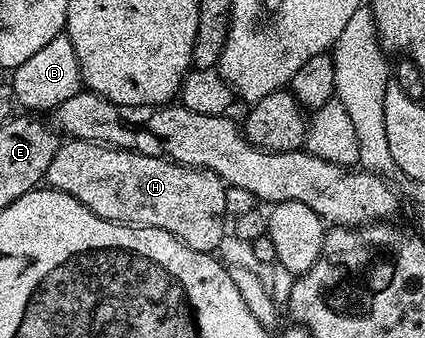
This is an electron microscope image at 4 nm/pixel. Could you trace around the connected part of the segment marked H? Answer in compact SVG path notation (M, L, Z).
M71 138L60 143L57 154L53 154L45 180L50 187L77 198L77 202L101 218L114 224L129 224L133 228L163 228L185 246L198 252L214 253L215 247L223 240L223 231L227 232L229 228L225 204L228 185L217 174L203 168L188 168L162 156L146 156L125 148L113 148L110 144L94 144Z

